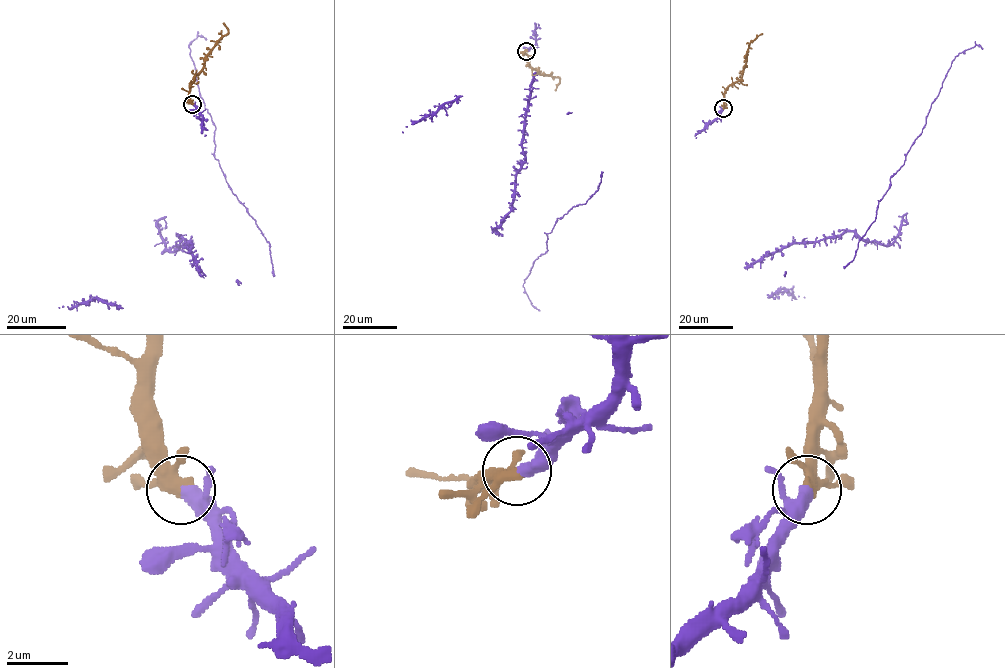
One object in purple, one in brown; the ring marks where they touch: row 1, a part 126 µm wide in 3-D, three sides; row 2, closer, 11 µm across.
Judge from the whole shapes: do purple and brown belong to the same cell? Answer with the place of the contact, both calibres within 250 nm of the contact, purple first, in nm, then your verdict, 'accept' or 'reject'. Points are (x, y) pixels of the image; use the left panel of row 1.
at (192, 104); 320 nm thick on the purple side, 300 nm on the other; accept

